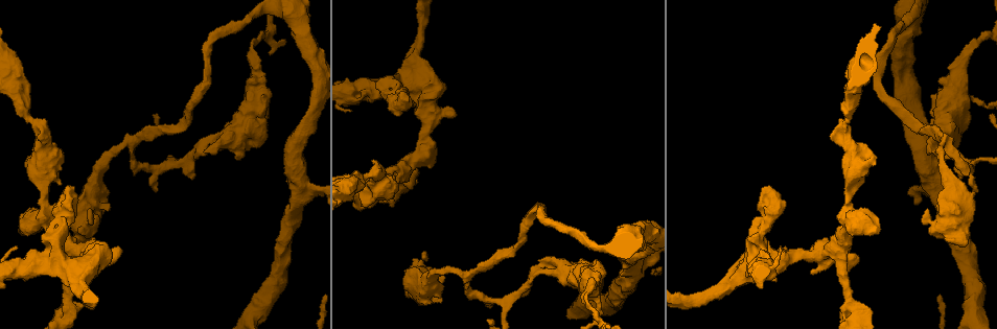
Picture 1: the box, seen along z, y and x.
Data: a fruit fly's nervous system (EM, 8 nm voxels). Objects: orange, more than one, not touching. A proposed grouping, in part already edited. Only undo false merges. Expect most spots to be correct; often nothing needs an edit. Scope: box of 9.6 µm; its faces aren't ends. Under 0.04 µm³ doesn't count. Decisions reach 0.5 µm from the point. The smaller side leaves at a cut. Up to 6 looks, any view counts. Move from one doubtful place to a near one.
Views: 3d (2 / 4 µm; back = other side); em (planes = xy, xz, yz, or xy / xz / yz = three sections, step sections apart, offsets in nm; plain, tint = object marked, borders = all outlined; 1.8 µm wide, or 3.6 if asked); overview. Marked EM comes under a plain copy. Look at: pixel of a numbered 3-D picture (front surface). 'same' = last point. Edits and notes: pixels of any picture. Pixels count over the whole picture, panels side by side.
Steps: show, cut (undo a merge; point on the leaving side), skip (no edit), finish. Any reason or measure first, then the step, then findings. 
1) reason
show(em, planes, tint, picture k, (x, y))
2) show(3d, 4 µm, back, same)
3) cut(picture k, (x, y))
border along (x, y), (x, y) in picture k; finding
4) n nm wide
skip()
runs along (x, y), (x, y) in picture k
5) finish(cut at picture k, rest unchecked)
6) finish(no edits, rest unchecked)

sharp bend
show(em, planes, tint, picture 1, (129, 145))

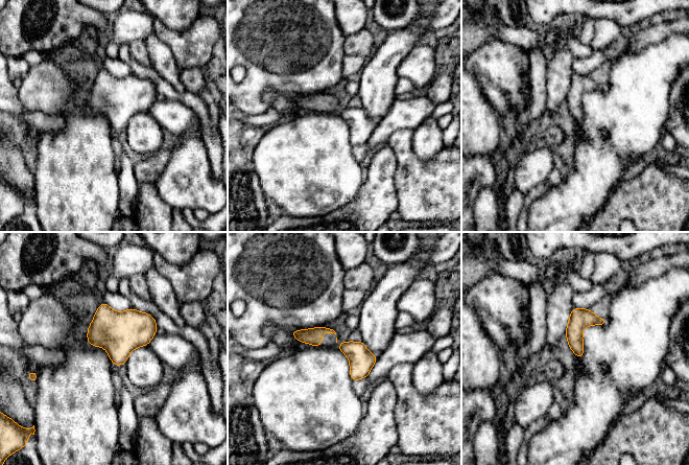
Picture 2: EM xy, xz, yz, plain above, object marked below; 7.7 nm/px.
skip()
all the same neuron

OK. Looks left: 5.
sharp bend
show(em, xy, step 4, tint, picture 1, (840, 248))

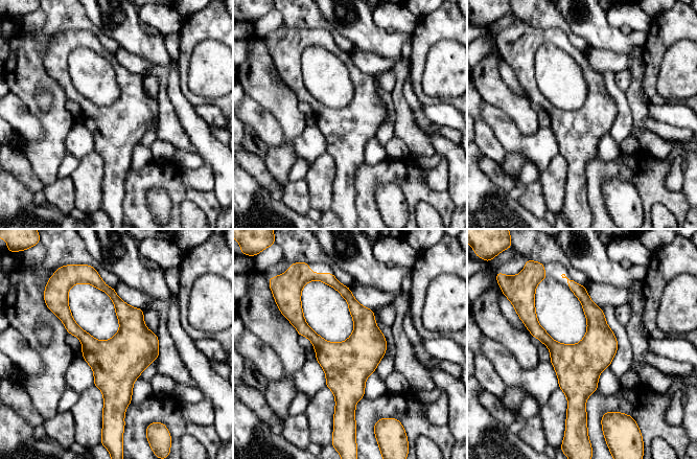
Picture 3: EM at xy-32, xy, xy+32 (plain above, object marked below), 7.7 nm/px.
another direction
show(em, planes, tint, same)

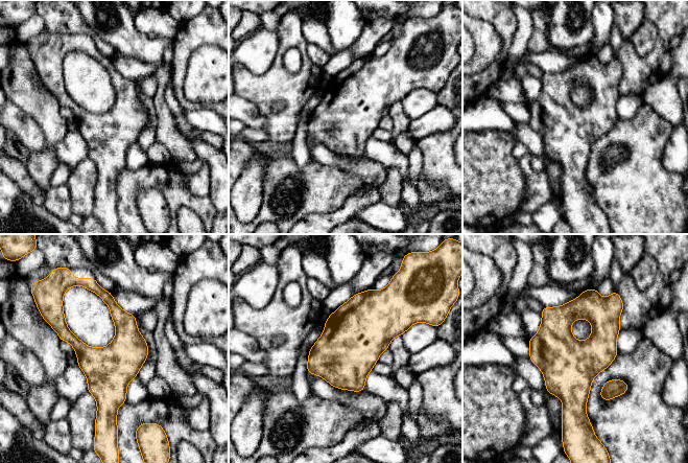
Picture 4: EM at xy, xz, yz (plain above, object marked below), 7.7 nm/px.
skip()
one neuron here

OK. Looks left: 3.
side arm on a straight run
show(3d, 2 µm, picture 1, (46, 180))

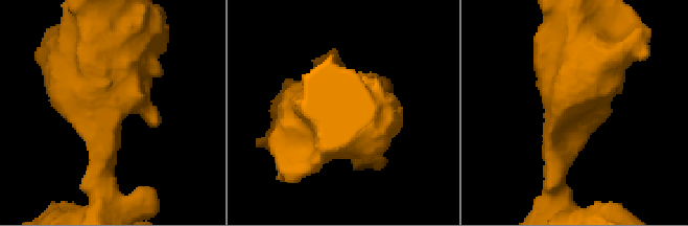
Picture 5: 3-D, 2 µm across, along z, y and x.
3 arms; arms of 260, 420, 480 nm
show(em, planes, tint, picture 5, (562, 109))

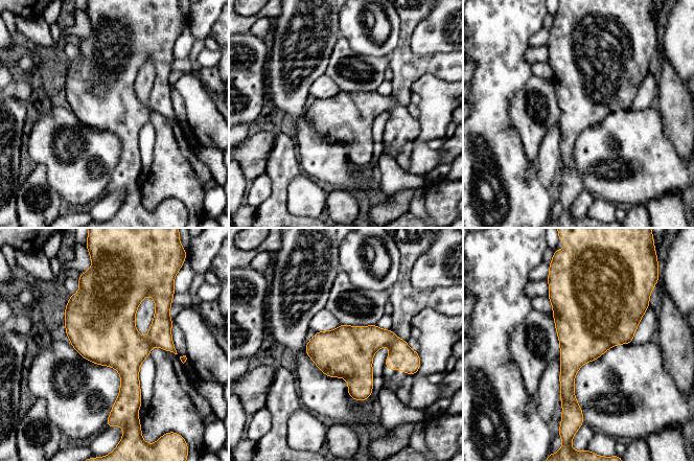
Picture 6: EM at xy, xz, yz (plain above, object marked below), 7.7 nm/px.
skip()
one neuron here

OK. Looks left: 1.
finish(no edits, rest unchecked)

